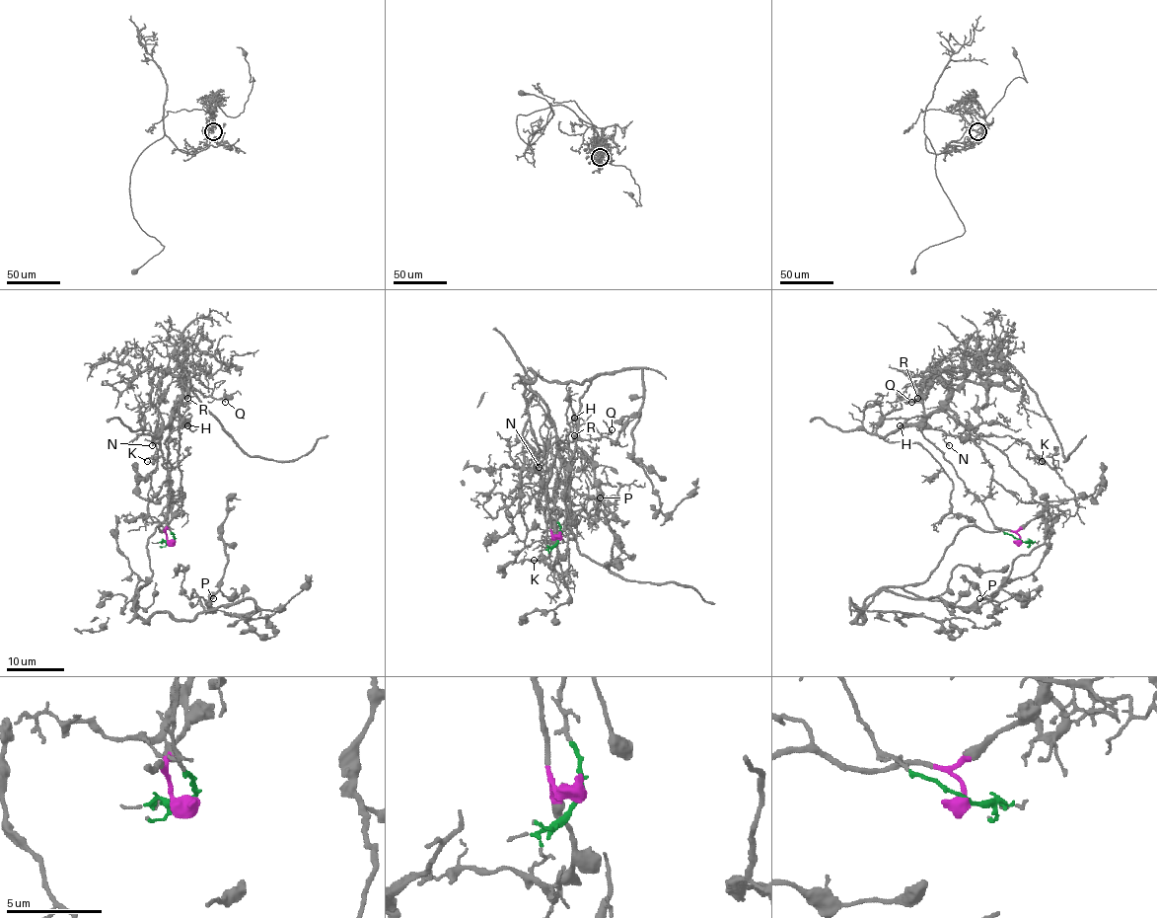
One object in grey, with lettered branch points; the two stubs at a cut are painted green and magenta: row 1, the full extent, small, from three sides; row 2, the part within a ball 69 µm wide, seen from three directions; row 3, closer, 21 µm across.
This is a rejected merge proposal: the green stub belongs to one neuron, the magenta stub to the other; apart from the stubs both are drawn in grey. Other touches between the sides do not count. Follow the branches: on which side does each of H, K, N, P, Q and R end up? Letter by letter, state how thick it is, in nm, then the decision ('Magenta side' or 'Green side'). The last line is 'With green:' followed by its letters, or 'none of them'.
H: Thickness 120 nm. Green side
K: Thickness 110 nm. Green side
N: Thickness 130 nm. Green side
P: Thickness 160 nm. Magenta side
Q: Thickness 130 nm. Green side
R: Thickness 550 nm. Green side
With green: H, K, N, Q, R

